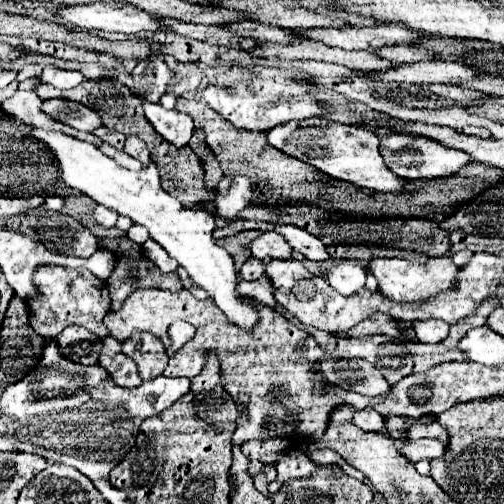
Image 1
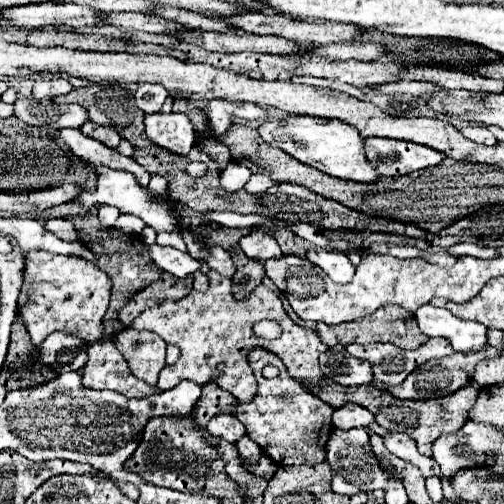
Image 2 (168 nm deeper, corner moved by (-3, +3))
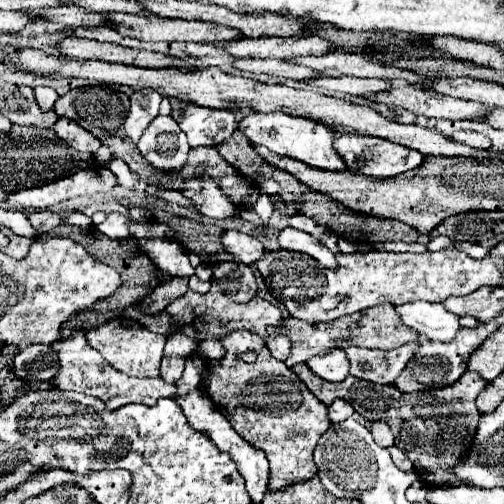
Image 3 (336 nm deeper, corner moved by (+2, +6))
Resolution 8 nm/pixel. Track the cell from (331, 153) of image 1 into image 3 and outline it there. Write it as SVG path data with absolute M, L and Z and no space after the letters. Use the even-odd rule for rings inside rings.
M253 112L239 122L239 128L249 138L251 144L261 144L275 154L289 156L289 158L295 158L299 162L305 162L309 166L323 168L323 170L335 170L335 172L347 170L345 160L333 148L335 130L331 130L331 126L325 126L323 122L315 122L309 118L291 116L291 114L283 114L283 112L273 112L273 114Z

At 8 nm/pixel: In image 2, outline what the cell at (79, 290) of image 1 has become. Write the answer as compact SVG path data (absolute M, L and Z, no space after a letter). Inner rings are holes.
M34 251L26 257L24 283L18 297L18 317L30 333L34 347L38 347L54 331L74 333L92 343L102 339L102 317L108 309L110 295L110 277L92 261Z

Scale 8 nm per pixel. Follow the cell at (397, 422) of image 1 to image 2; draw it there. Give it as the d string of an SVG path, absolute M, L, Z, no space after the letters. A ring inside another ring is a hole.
M318 381L318 385L304 385L306 389L310 389L310 393L318 395L322 401L326 401L328 405L332 405L334 409L342 407L344 403L356 403L366 407L370 413L374 413L374 421L384 427L386 431L404 431L406 435L410 435L416 445L418 451L422 455L430 457L430 445L442 435L442 433L454 433L458 431L466 421L468 421L468 411L474 407L474 401L478 397L480 385L476 381L472 381L470 385L458 389L456 393L450 393L446 397L438 397L438 399L424 399L424 401L402 401L396 399L394 395L386 393L384 389L378 389L374 383L370 385L358 385L358 387L342 387L334 381Z

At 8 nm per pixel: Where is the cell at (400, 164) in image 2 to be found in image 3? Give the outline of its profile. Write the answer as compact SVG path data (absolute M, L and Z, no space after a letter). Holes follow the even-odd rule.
M337 136L335 138L335 150L345 158L345 164L349 166L351 172L365 174L365 176L375 176L375 178L391 178L399 176L403 172L409 172L417 168L425 156L417 150L411 150L407 146L397 146L395 142L383 140L383 138L373 138L373 136Z

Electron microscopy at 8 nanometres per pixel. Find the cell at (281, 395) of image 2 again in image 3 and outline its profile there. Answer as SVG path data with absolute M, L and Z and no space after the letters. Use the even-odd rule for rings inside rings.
M237 330L221 344L227 354L205 368L203 380L209 378L211 400L219 406L221 414L227 416L241 438L265 452L271 464L269 488L277 490L289 482L313 478L317 474L313 450L321 434L331 426L327 406L309 392L291 368L269 354L261 336L247 330ZM247 356L253 356L253 360Z

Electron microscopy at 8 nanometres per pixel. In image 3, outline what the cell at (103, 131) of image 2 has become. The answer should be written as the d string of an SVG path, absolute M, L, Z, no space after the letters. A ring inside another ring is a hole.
M59 118L53 128L61 140L65 140L71 148L75 148L79 152L93 154L103 146L97 136L93 136L89 130L83 130L77 122L73 122L69 118Z

